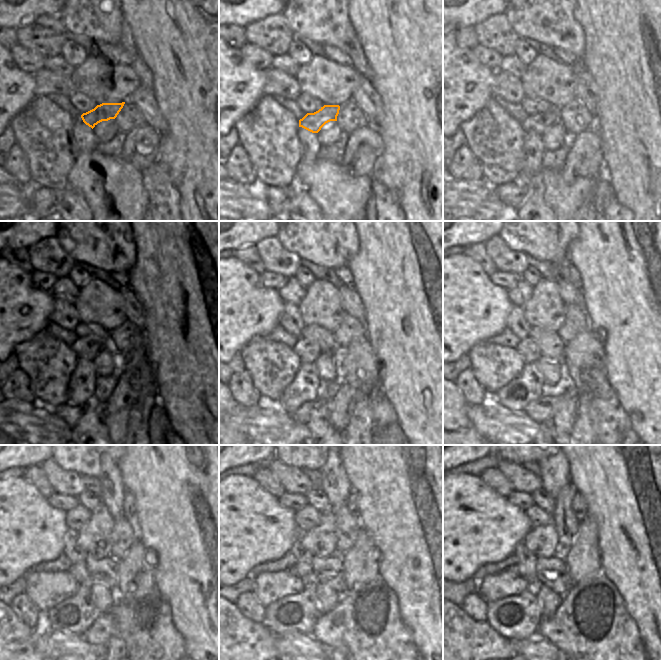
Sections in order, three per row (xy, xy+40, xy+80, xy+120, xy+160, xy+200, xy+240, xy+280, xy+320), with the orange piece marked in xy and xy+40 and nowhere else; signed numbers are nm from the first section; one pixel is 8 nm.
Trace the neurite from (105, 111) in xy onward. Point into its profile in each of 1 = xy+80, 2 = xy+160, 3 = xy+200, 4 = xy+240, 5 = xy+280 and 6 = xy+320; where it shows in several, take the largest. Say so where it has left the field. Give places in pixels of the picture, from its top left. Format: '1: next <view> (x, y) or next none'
1: next xy+80 (538, 123)
2: next xy+160 (308, 350)
3: next xy+200 (527, 347)
4: next xy+240 (79, 571)
5: next xy+280 (293, 570)
6: next xy+320 (514, 569)

